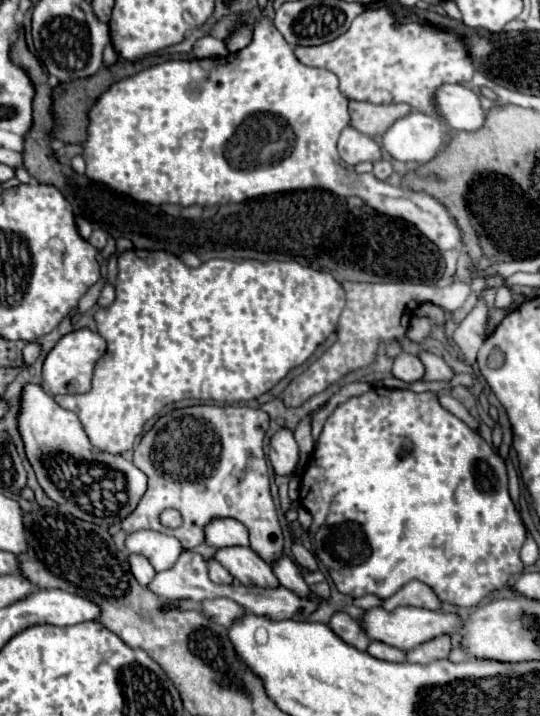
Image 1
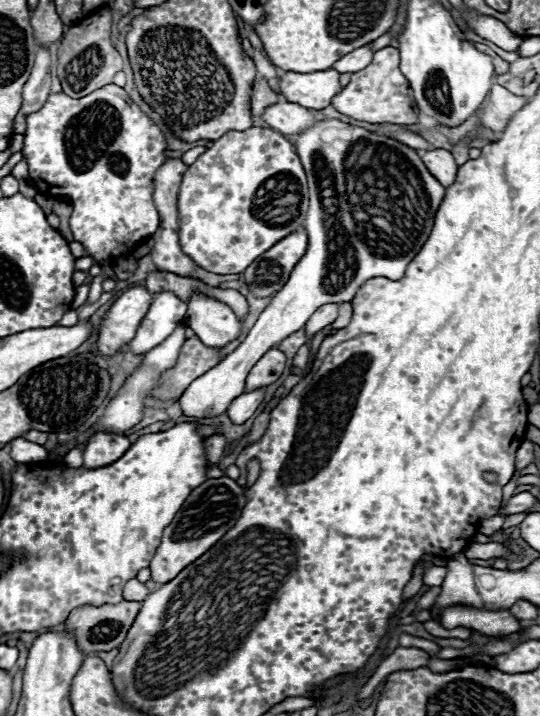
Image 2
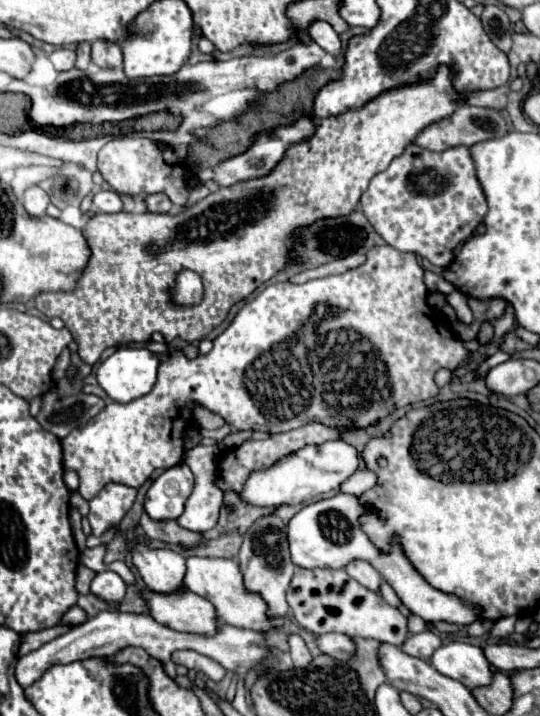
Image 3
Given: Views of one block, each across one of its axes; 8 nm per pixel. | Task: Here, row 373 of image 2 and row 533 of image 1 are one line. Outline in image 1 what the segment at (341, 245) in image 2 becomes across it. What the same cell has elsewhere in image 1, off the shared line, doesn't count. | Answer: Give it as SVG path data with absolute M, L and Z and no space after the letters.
M218 518L206 526L206 544L214 548L250 546L248 528L234 518Z

